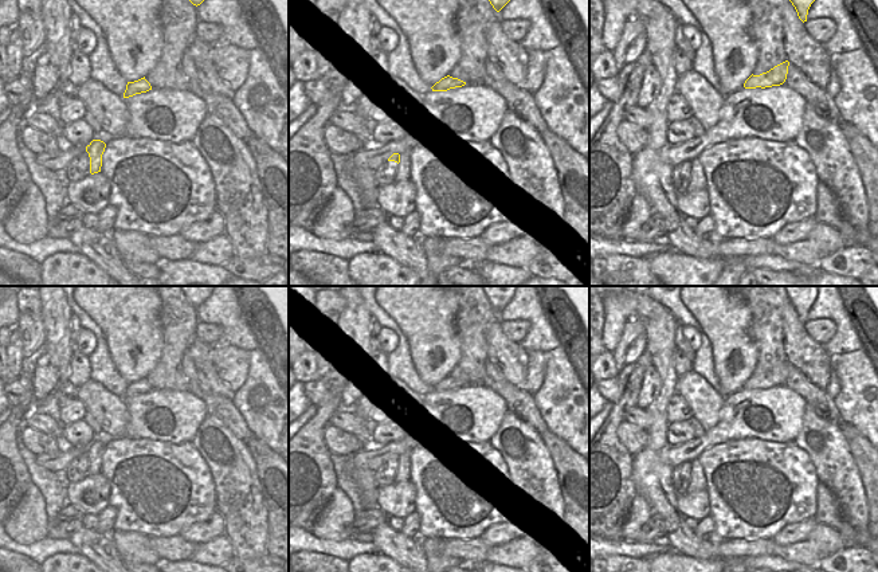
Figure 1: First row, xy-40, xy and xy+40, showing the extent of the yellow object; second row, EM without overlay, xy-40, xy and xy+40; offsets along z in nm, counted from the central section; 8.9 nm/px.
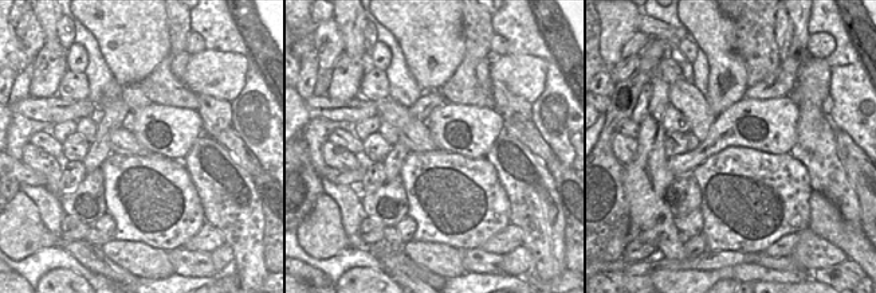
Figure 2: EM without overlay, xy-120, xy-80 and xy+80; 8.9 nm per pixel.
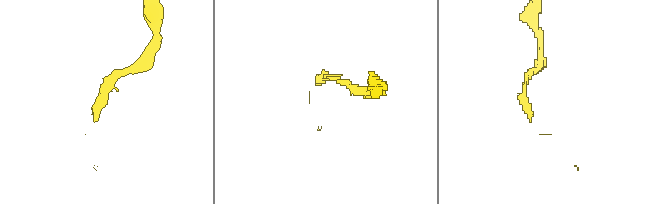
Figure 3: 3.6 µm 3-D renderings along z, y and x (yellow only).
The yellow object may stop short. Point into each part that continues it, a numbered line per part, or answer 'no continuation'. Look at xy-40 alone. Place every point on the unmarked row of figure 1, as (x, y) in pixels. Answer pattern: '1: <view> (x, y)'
no continuation

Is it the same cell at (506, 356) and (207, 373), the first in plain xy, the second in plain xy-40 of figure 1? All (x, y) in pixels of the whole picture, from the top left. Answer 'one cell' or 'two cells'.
one cell

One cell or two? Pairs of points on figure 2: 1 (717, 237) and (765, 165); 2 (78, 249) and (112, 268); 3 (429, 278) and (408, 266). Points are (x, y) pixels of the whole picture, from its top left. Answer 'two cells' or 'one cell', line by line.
1: one cell
2: one cell
3: one cell

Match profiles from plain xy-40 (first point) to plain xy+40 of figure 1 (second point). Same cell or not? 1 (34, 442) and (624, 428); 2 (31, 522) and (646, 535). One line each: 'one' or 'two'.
1: one
2: two

